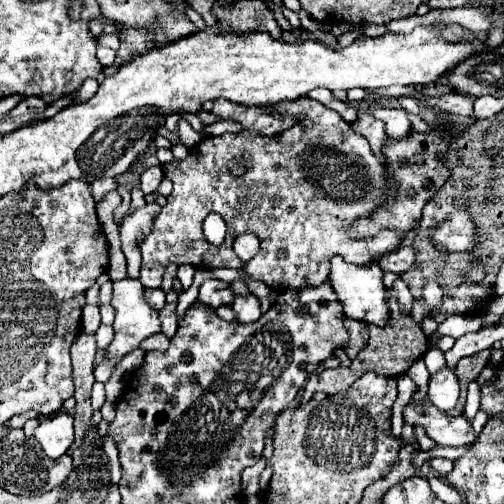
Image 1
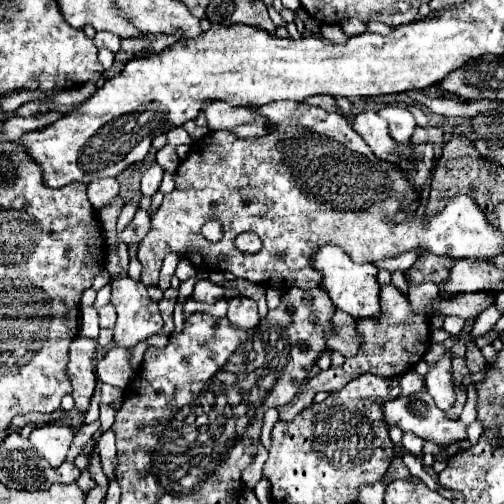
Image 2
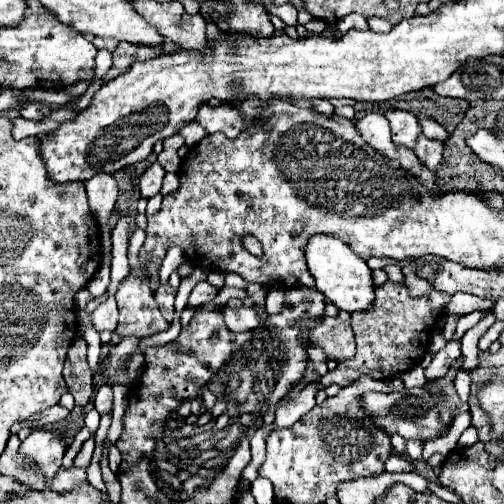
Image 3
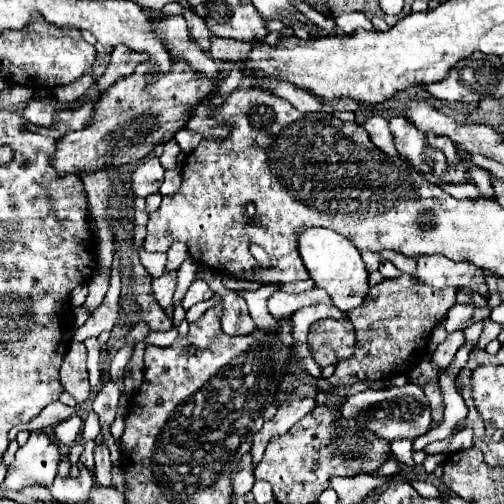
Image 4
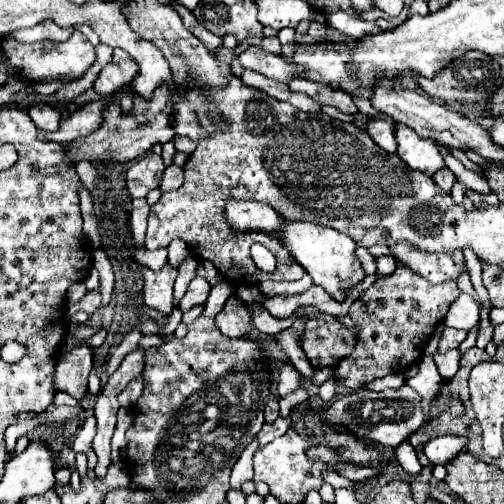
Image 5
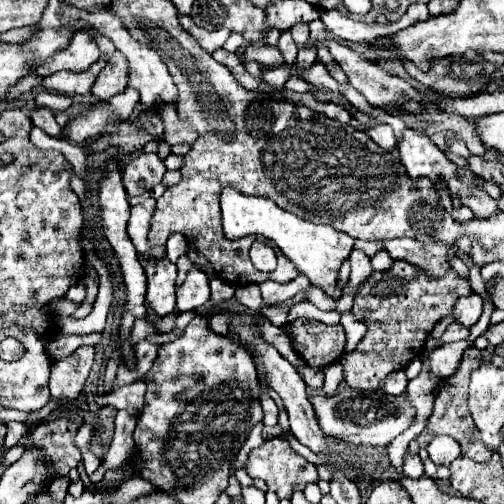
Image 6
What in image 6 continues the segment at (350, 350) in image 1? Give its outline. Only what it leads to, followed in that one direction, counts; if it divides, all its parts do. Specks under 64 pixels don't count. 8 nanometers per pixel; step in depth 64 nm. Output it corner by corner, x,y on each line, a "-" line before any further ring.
296,318
282,328
288,332
290,342
300,358
312,368
324,368
340,360
344,354
346,334
340,324
328,326
318,320

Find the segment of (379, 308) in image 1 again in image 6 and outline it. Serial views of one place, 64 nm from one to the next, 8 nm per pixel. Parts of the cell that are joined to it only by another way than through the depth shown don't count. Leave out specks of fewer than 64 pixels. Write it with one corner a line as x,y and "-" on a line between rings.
230,186
222,188
220,208
222,208
222,228
228,240
236,240
236,238
250,236
250,234
266,236
282,250
282,254
298,268
300,274
308,276
312,286
322,288
334,300
340,298
342,290
336,288
336,276
338,276
338,268
342,260
348,258
350,250
354,248
352,236
340,230
334,230
332,226
326,226
326,224
312,224
308,220
302,220
296,214
282,210
276,202
268,198
244,196
242,192
236,192

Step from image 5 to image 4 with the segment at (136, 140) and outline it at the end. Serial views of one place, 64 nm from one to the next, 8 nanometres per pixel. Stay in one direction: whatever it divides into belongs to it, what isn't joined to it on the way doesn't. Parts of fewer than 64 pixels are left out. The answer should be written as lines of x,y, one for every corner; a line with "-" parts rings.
174,62
168,74
156,72
150,82
146,78
148,72
148,64
138,64
132,76
118,80
112,88
100,94
96,114
86,130
68,132
62,140
58,140
52,164
60,174
80,174
80,170
94,172
108,166
138,162
148,156
156,144
172,140
174,134
186,124
190,108
194,108
216,88
216,80
196,76
184,62

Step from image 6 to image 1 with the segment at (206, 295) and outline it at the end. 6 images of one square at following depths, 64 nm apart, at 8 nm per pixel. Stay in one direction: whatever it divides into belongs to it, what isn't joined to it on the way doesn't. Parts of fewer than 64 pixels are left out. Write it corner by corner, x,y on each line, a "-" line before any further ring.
206,280
200,286
200,302
210,306
210,308
218,308
222,304
232,304
234,300
234,292
228,288
230,284
222,282
222,280

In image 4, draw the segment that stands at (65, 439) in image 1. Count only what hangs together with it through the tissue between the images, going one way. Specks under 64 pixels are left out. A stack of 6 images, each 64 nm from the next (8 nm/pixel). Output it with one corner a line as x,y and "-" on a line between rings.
30,434
26,446
18,448
6,472
2,490
20,492
26,486
52,486
60,462
58,446
46,434

